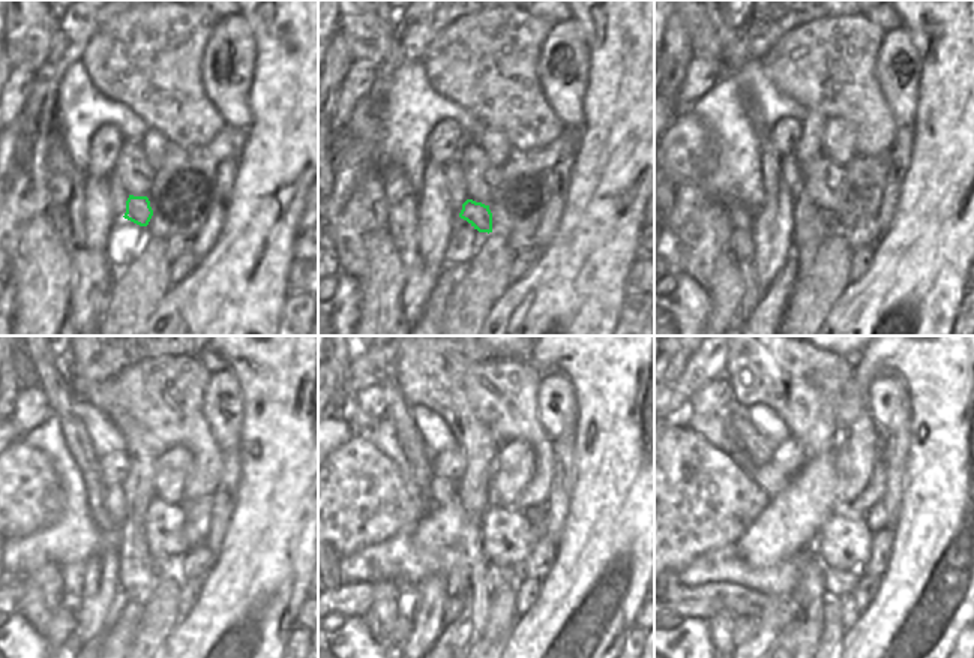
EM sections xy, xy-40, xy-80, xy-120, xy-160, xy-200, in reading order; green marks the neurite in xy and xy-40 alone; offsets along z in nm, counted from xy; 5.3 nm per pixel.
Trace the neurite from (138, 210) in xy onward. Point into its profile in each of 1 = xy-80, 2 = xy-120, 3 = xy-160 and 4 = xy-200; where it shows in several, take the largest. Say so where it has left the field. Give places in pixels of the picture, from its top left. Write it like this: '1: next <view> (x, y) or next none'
1: next xy-80 (830, 222)
2: next xy-120 (162, 567)
3: next xy-160 (499, 577)
4: next xy-200 (838, 583)

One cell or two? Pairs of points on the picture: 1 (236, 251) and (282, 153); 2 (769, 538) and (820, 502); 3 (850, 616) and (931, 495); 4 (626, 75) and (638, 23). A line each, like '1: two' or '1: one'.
1: one
2: one
3: two
4: one

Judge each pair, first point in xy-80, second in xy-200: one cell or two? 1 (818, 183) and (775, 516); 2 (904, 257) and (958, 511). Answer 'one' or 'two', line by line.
1: two
2: one

